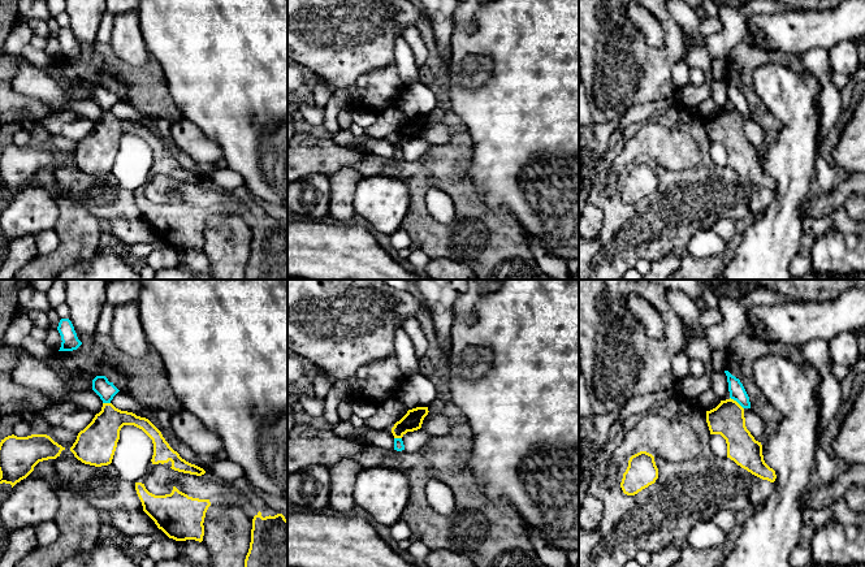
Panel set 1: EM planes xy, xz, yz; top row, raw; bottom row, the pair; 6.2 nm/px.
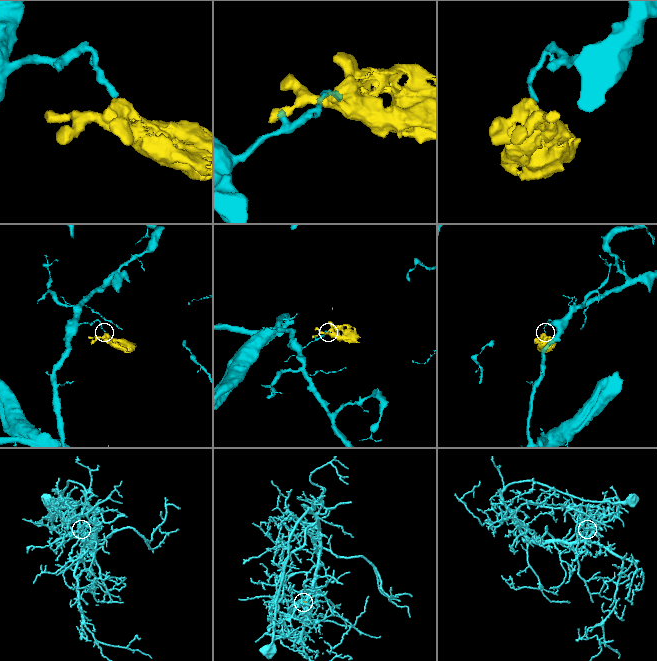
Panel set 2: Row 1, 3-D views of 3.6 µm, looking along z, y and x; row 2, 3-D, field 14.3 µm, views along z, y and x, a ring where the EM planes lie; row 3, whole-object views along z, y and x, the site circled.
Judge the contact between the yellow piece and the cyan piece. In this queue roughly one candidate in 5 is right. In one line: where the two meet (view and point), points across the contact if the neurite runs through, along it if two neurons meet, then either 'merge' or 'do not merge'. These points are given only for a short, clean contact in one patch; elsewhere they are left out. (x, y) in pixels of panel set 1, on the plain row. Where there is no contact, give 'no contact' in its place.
contact yz (736, 111); border yz (730, 105), (743, 117); do not merge

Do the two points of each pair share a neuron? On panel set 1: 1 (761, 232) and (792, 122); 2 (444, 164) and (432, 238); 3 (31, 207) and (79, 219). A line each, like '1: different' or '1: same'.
1: same
2: same
3: different

